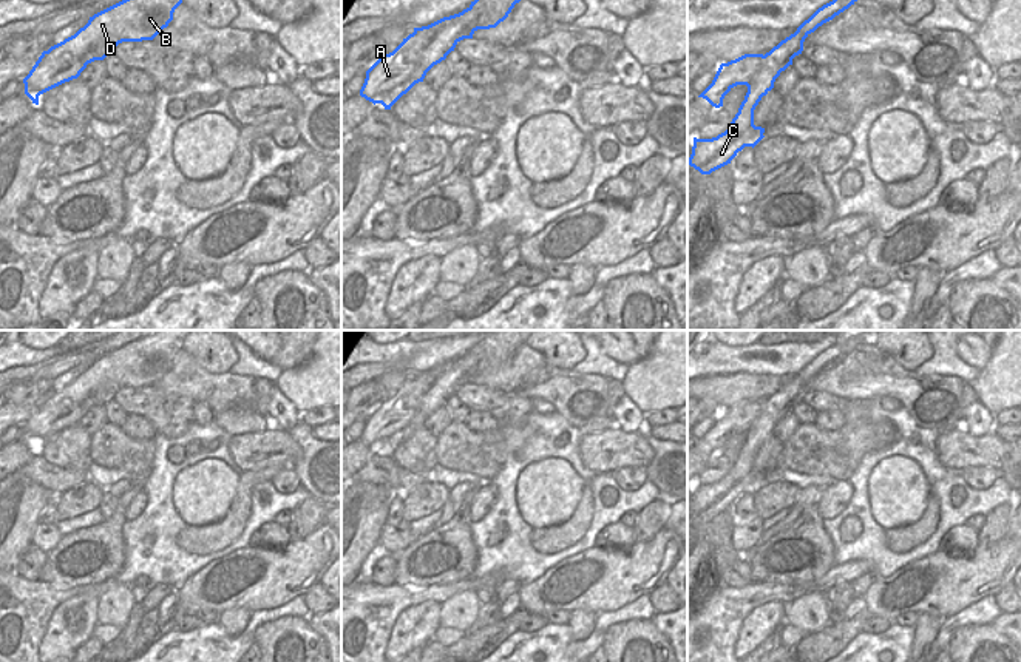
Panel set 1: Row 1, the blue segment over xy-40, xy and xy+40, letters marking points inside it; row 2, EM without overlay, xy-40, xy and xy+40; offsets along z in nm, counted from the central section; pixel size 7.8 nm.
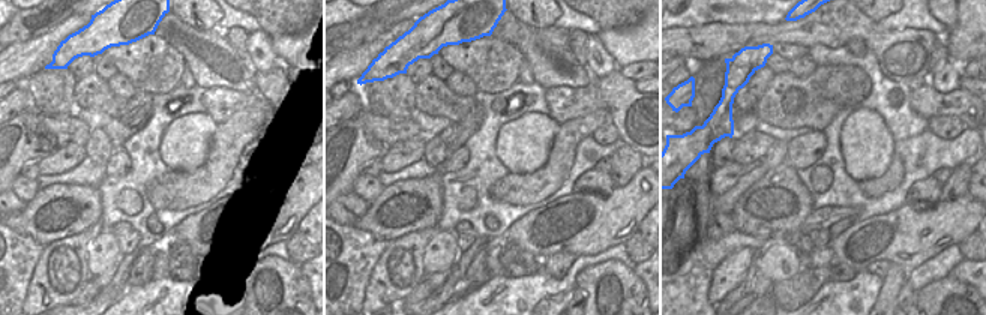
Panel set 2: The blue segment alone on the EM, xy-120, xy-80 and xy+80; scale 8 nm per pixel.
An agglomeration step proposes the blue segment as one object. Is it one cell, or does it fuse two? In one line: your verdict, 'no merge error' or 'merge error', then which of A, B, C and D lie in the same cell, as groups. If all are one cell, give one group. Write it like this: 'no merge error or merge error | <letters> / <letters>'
merge error | A B D / C

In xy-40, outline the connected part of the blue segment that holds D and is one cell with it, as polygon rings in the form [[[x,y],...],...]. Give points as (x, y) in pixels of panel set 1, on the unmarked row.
[[[154,330],[90,363],[74,381],[43,397],[29,420],[23,424],[25,440],[34,448],[40,440],[77,424],[88,409],[103,406],[122,387],[153,386],[173,366],[188,330]]]

